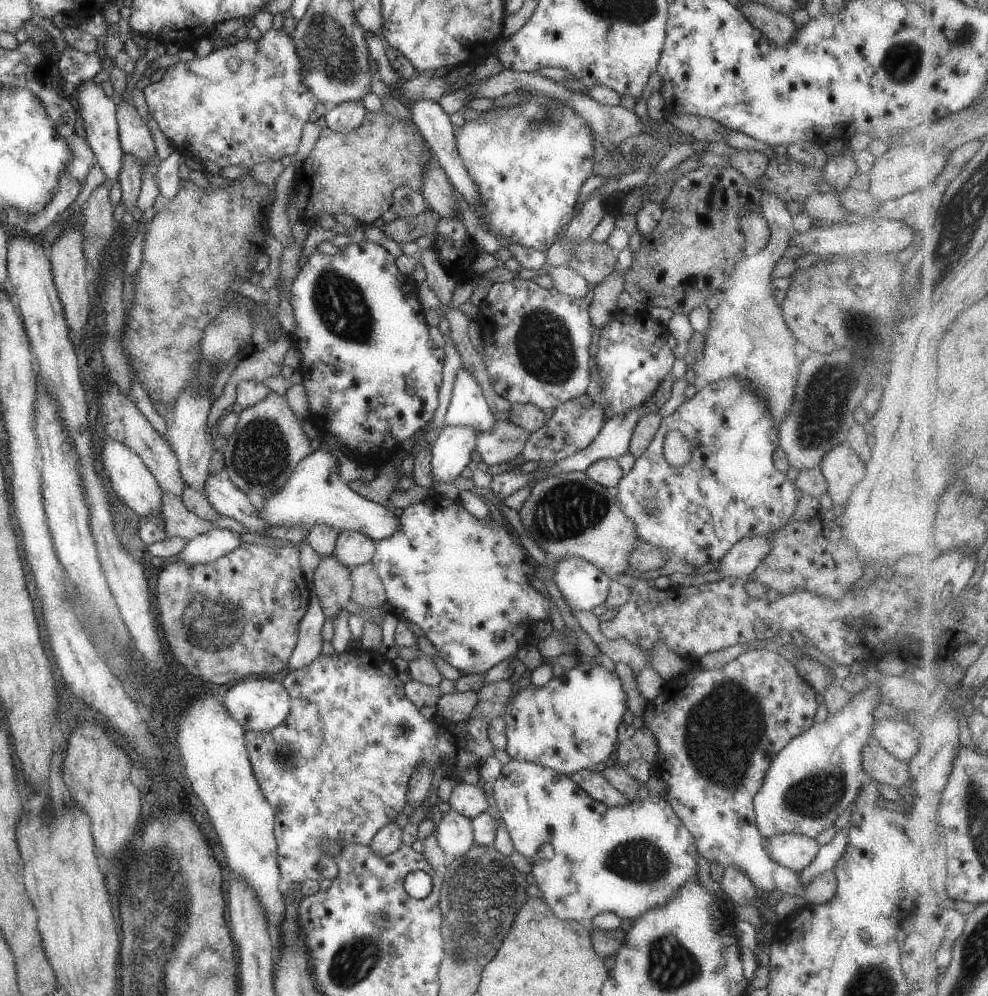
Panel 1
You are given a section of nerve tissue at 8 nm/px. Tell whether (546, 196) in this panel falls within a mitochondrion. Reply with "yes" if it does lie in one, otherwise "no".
no

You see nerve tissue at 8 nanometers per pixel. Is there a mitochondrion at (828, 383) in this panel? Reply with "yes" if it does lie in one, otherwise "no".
yes

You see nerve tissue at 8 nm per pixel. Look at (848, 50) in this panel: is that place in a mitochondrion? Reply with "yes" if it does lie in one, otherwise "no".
no

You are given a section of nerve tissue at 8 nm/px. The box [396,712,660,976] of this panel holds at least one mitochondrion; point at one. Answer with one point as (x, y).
(482, 892)

